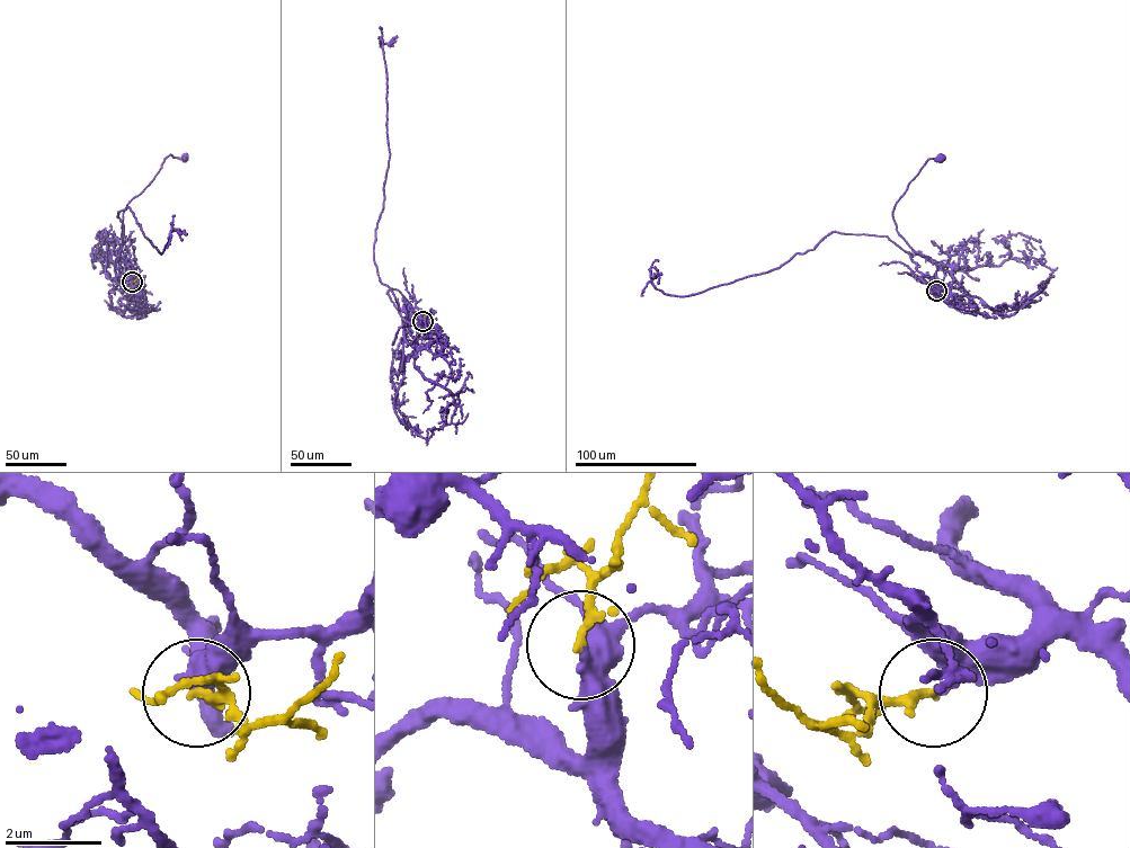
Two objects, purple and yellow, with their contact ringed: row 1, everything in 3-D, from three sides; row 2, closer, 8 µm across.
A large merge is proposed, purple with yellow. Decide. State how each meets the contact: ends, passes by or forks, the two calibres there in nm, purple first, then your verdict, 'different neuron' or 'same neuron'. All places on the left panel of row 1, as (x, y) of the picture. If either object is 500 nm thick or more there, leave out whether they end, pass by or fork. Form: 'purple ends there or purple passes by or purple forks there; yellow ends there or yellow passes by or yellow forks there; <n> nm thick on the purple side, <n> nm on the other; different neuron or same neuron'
purple ends there; yellow ends there; 320 nm thick on the purple side, 180 nm on the other; same neuron

